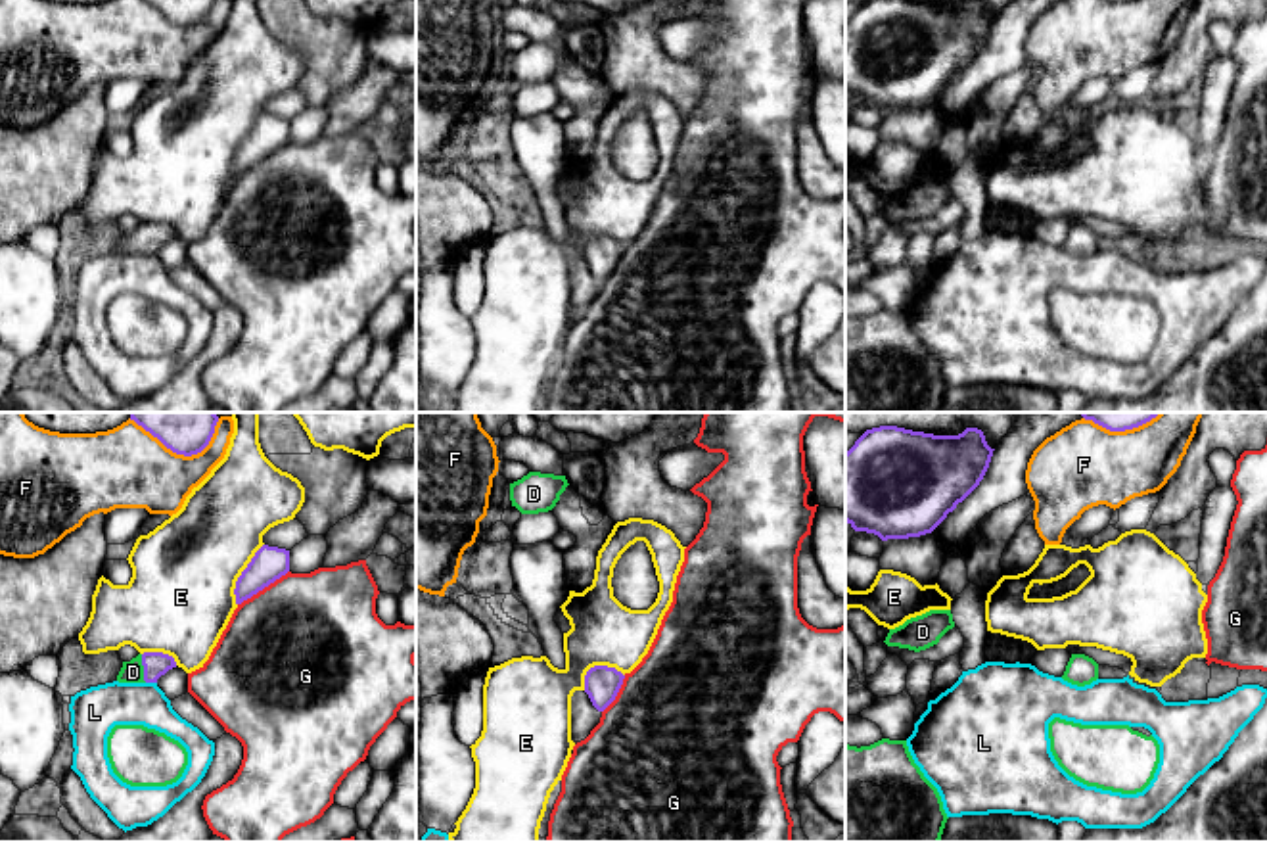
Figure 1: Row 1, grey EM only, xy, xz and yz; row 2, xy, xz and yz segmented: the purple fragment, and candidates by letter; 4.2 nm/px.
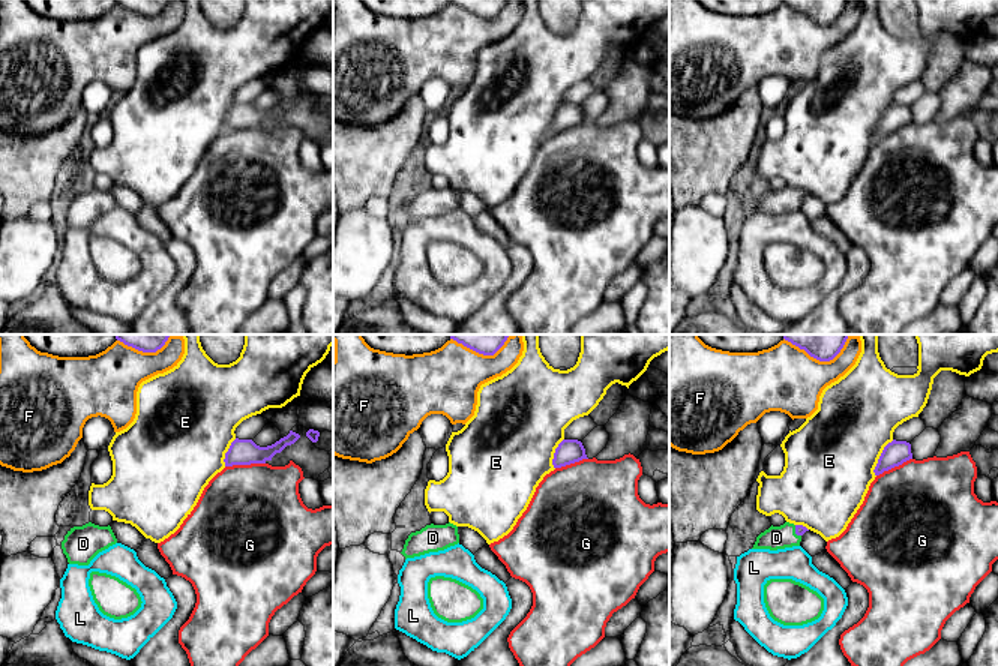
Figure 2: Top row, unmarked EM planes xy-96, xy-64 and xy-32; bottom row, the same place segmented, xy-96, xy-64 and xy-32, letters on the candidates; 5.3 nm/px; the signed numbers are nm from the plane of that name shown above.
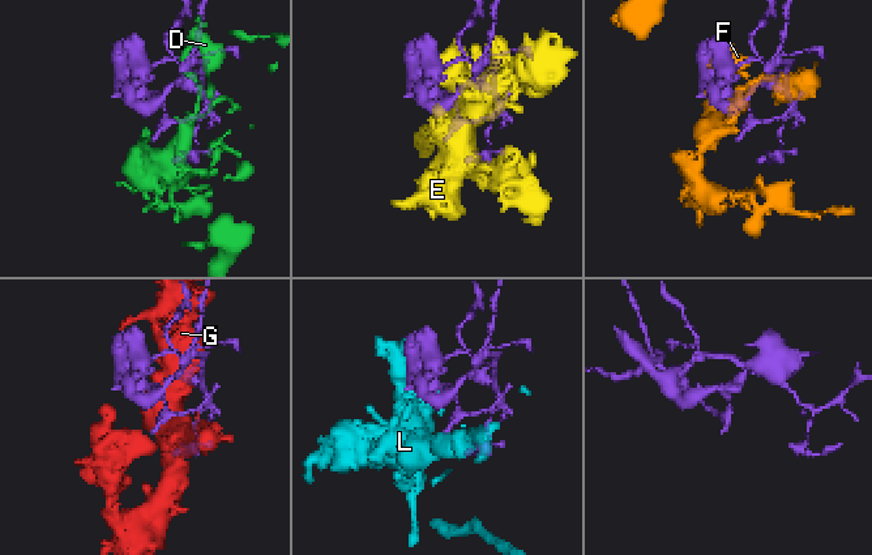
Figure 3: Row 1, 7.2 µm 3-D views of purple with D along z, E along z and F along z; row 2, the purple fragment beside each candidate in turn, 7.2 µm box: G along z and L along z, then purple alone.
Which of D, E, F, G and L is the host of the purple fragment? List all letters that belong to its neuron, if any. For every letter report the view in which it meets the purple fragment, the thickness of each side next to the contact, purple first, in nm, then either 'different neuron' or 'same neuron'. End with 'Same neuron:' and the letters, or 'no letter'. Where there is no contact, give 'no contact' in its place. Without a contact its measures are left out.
D: meets purple in xy; 110 nm thick on the purple side, 100 nm on the other; same neuron
E: meets purple in xy; 140 nm thick on the purple side, 440 nm on the other; different neuron
F: meets purple in xy; 110 nm thick on the purple side, 340 nm on the other; different neuron
G: meets purple in xy; 140 nm thick on the purple side, 500 nm on the other; different neuron
L: meets purple in xy; 110 nm thick on the purple side, 190 nm on the other; different neuron
Same neuron: D

